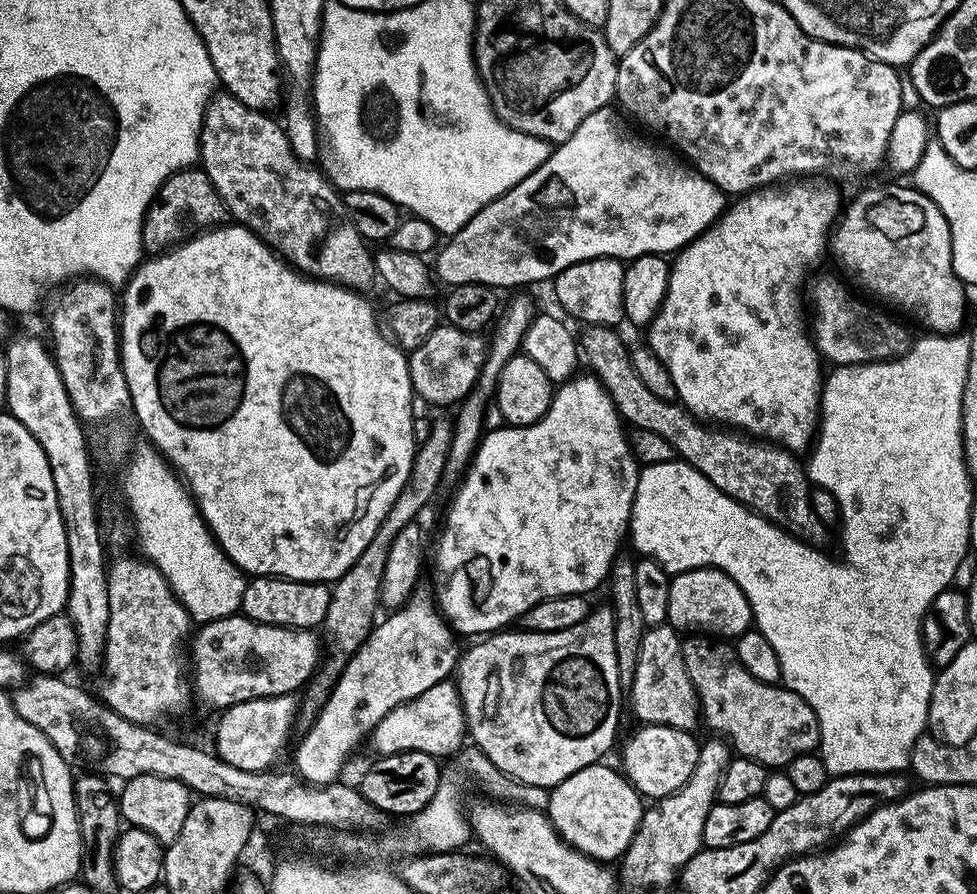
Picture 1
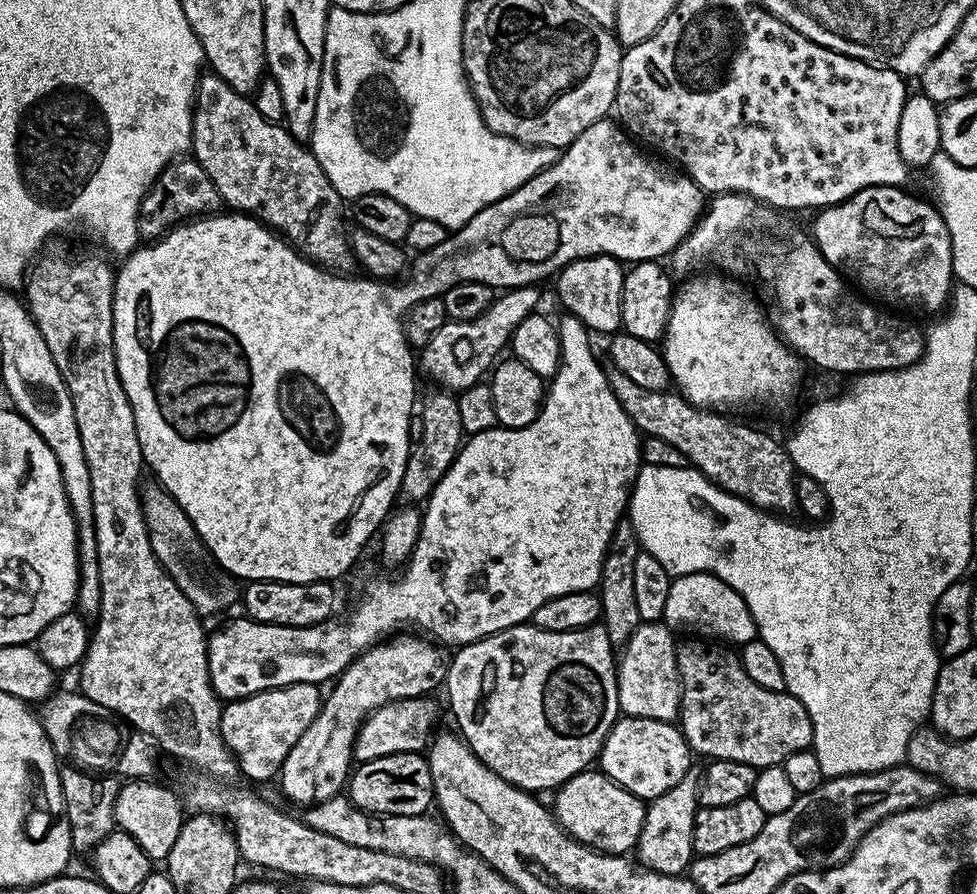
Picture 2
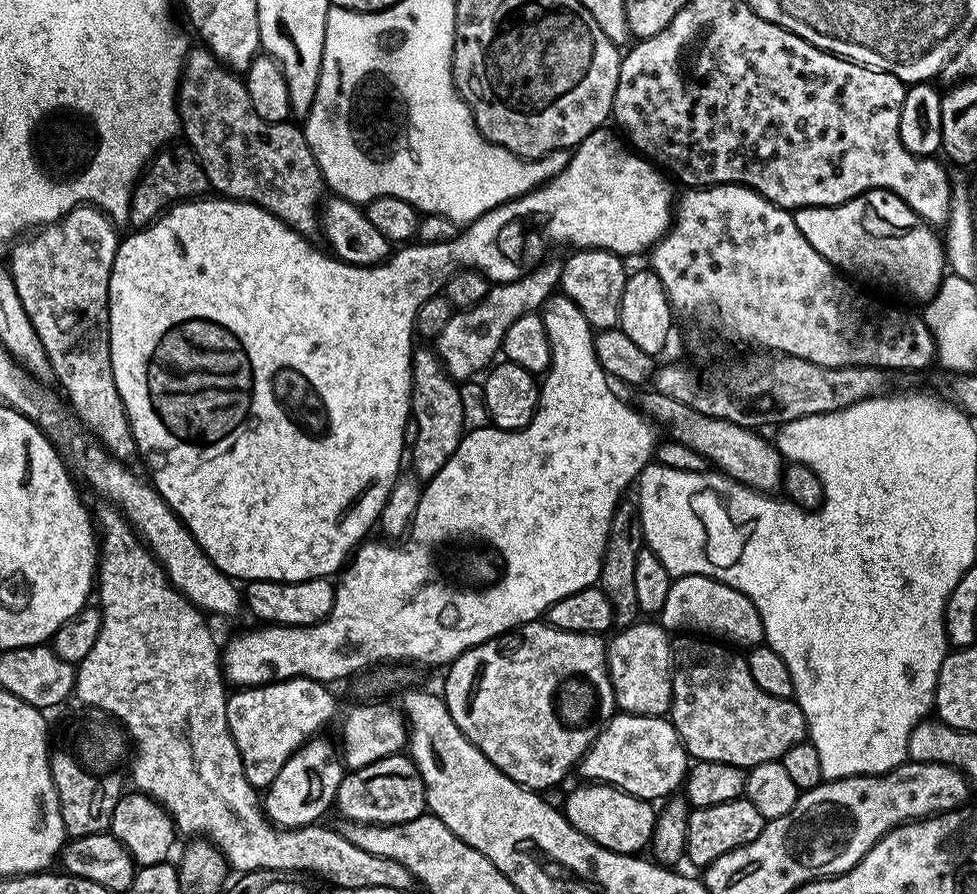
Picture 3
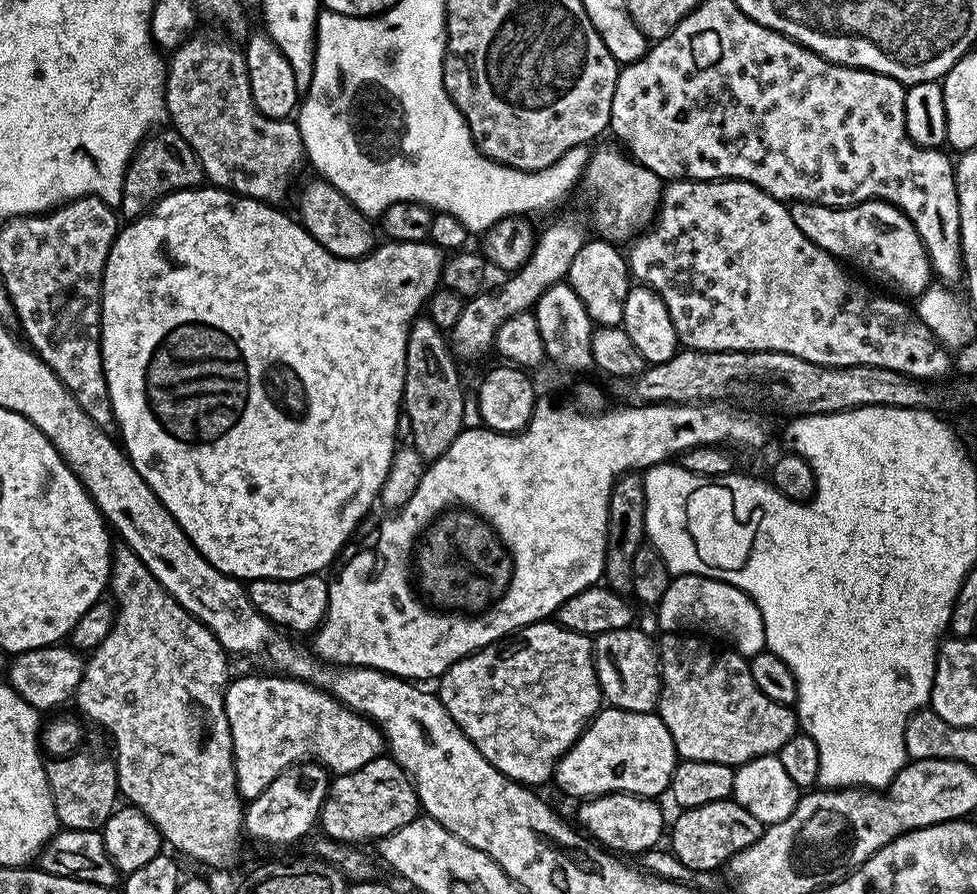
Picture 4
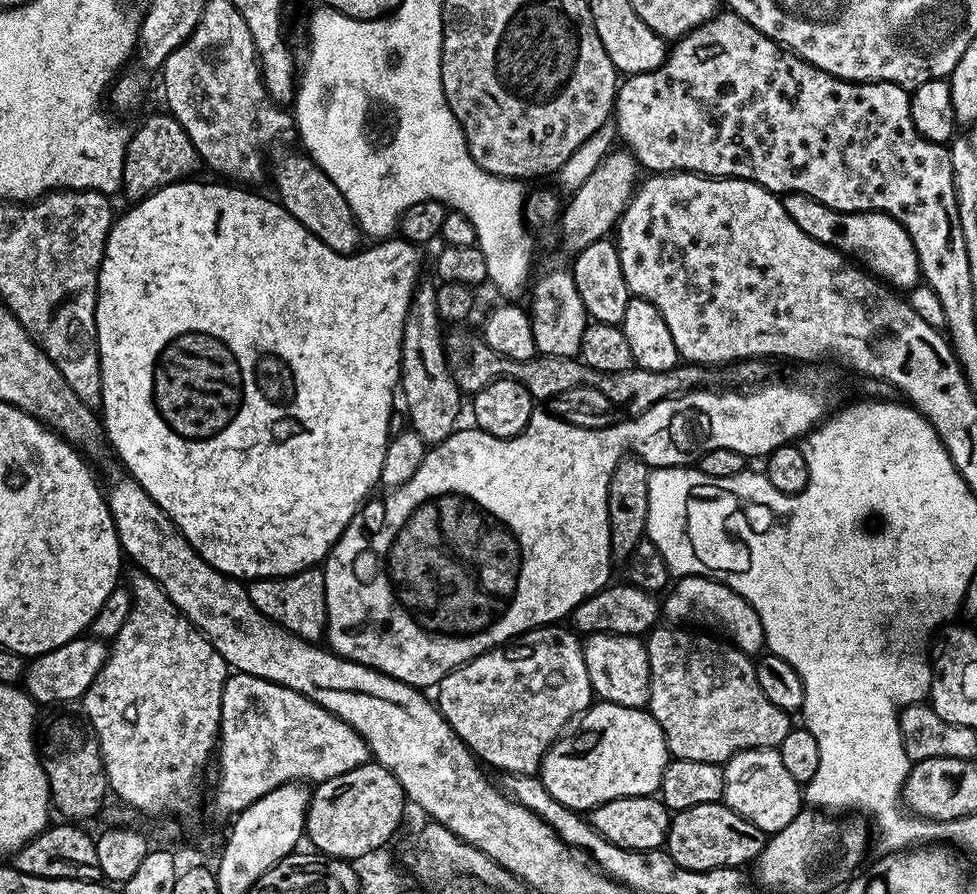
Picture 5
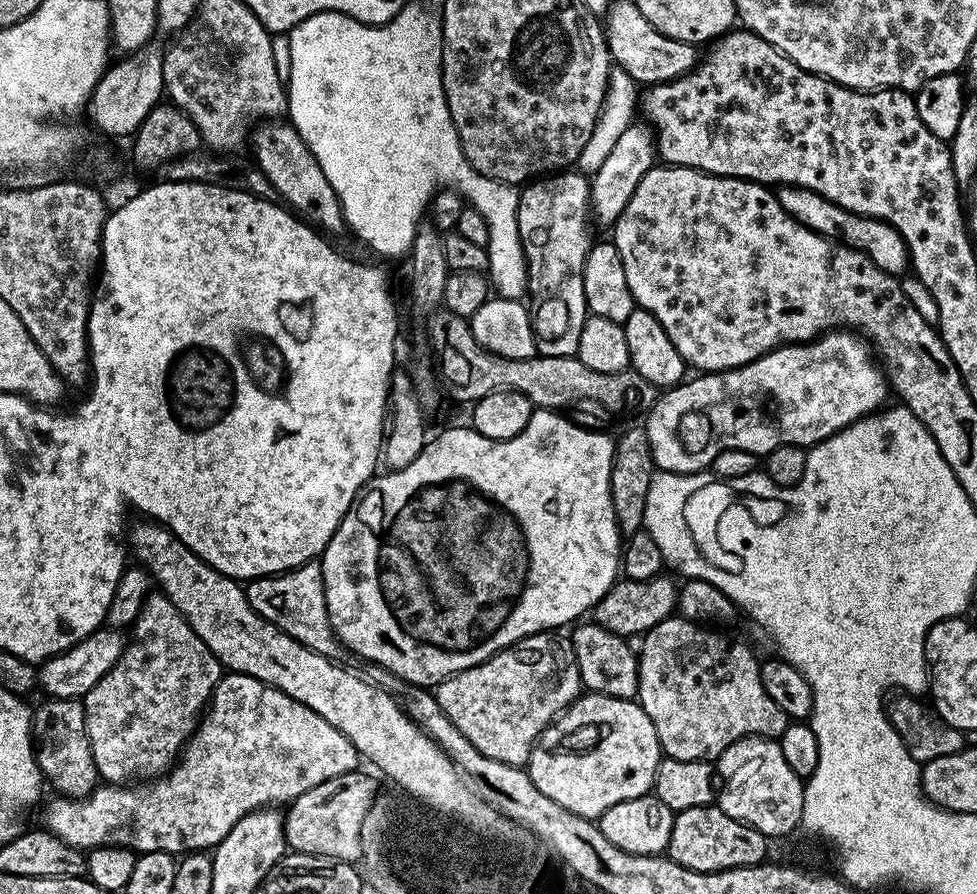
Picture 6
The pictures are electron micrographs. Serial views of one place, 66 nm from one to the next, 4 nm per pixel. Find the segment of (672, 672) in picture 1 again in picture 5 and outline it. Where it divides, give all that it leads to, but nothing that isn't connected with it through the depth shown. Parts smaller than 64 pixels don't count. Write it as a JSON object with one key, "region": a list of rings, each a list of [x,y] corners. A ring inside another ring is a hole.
{"region":[[[593,632],[583,637],[586,674],[590,674],[590,686],[601,701],[627,708],[644,708],[648,702],[650,662],[645,641],[639,636],[619,636],[609,632]]]}

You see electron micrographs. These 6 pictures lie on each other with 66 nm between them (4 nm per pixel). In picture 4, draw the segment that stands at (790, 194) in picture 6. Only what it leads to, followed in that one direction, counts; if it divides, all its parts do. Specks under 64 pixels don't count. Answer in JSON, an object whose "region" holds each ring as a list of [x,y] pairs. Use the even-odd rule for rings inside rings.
{"region":[[[797,200],[791,205],[790,211],[794,218],[794,226],[798,226],[798,230],[802,230],[806,238],[810,238],[810,242],[814,242],[845,265],[853,264],[864,272],[872,272],[878,283],[889,288],[885,288],[889,293],[900,298],[919,298],[933,283],[932,263],[918,230],[914,230],[910,218],[906,218],[906,214],[897,210],[893,204],[887,204],[884,200],[867,200],[849,208],[831,208],[825,204]]]}

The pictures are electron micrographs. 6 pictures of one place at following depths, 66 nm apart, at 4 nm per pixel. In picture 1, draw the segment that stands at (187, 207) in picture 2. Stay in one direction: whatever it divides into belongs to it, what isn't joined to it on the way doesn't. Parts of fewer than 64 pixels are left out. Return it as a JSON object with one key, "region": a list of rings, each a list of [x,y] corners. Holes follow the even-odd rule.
{"region":[[[203,167],[182,168],[156,192],[148,213],[144,215],[142,226],[142,248],[145,253],[159,254],[184,243],[194,236],[207,232],[210,228],[218,228],[229,219],[228,207],[224,199],[216,193],[216,187],[204,172]]]}

